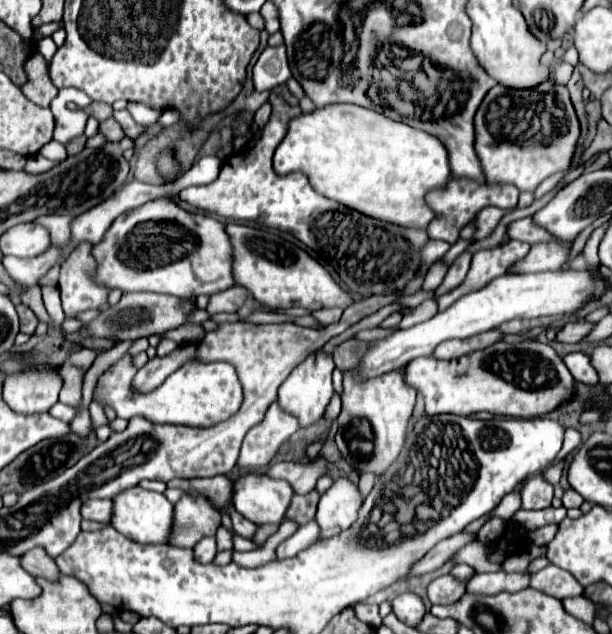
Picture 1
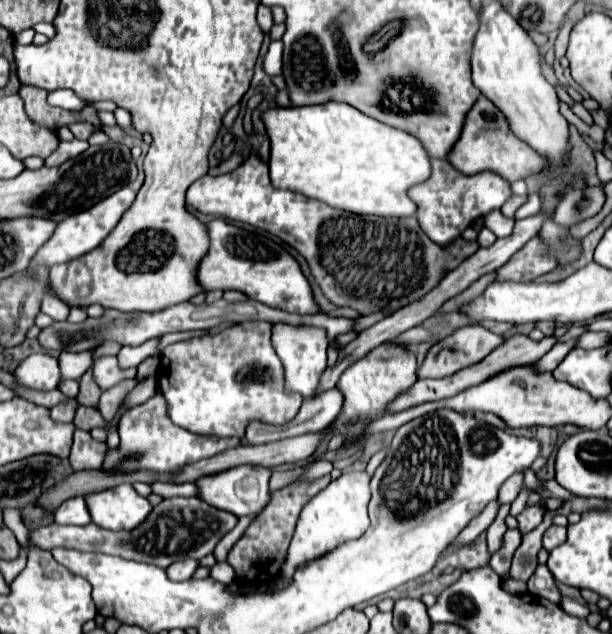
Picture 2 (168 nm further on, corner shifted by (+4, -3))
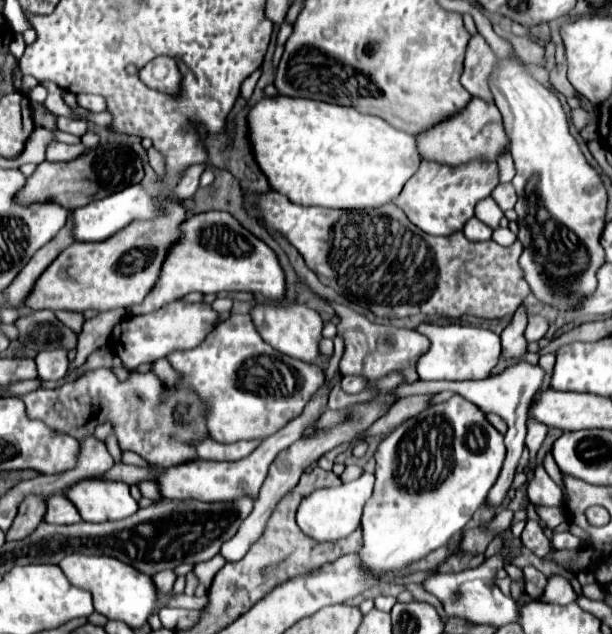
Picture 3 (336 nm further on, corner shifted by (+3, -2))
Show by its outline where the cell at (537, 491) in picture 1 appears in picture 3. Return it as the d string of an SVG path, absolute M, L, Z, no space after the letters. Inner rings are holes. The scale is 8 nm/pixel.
M527 521L525 531L521 535L521 543L529 551L533 551L537 557L543 557L545 553L549 553L549 547L551 547L549 539L545 537L545 533L543 533L543 529L541 529L541 525L537 521Z

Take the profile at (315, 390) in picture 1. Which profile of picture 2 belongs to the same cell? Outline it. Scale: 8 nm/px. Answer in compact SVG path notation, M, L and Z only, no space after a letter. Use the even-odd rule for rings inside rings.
M274 324L272 326L272 344L278 358L284 364L286 392L300 394L304 400L316 396L316 388L320 384L320 376L326 370L326 350L328 350L326 330L314 326L290 326L290 324Z

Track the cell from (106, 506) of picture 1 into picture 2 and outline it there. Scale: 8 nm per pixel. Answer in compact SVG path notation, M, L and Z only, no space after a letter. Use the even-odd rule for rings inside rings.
M82 496L64 500L64 504L60 504L60 508L56 508L54 520L56 520L56 524L78 524L78 526L92 522L86 500Z

